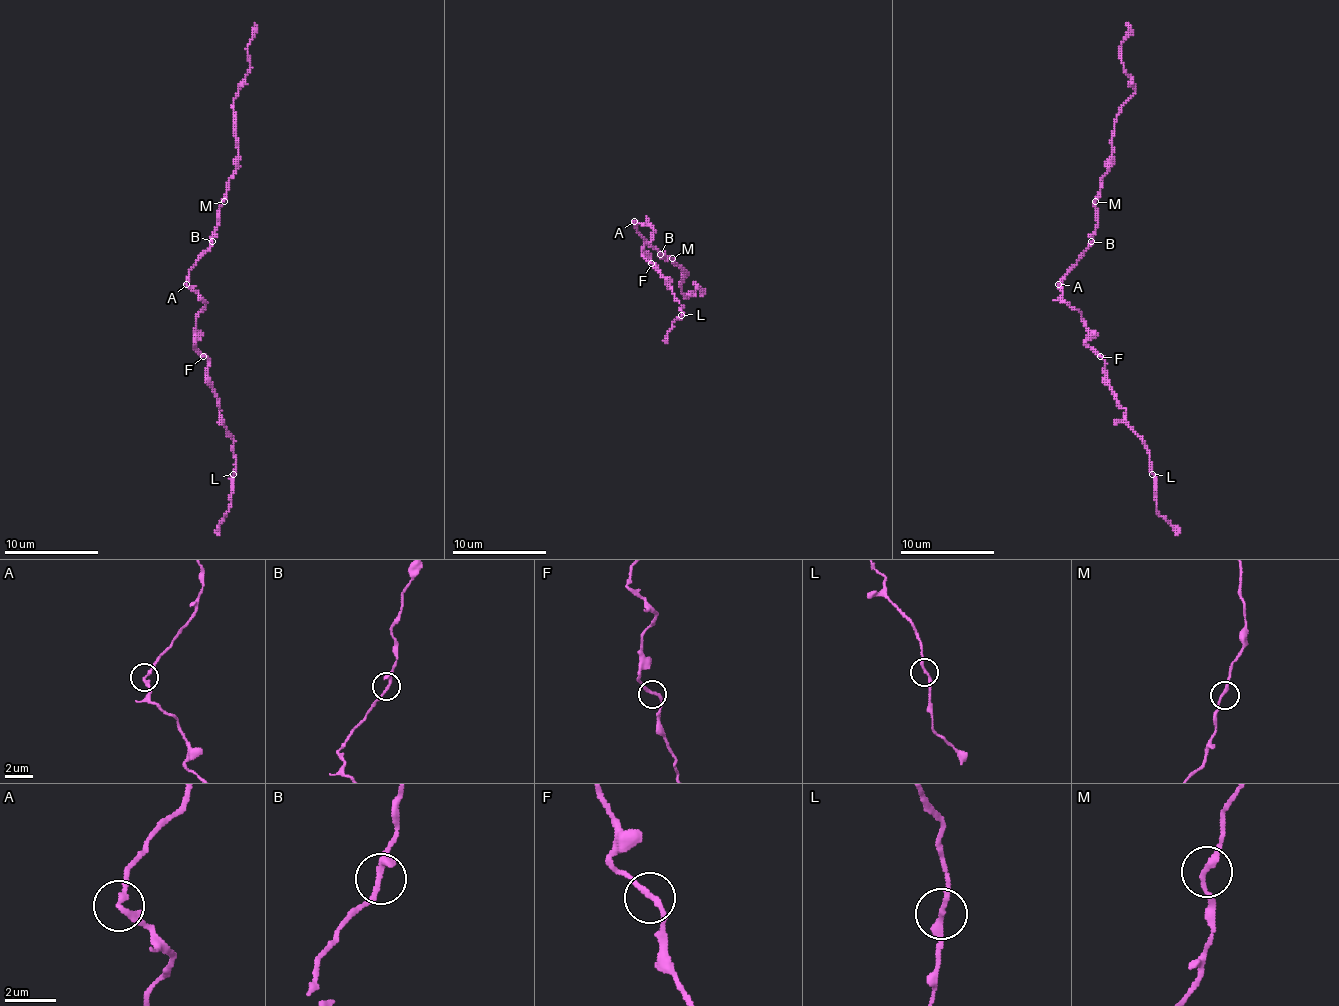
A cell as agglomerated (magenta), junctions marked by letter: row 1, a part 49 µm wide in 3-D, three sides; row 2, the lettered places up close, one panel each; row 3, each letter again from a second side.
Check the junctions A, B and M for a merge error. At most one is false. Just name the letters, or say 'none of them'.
none of them

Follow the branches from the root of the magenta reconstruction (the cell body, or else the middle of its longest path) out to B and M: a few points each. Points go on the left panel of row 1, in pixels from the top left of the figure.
B: (189, 286), (189, 270), (212, 241)
M: (189, 286), (189, 270), (210, 246), (217, 225), (217, 211), (224, 201)

